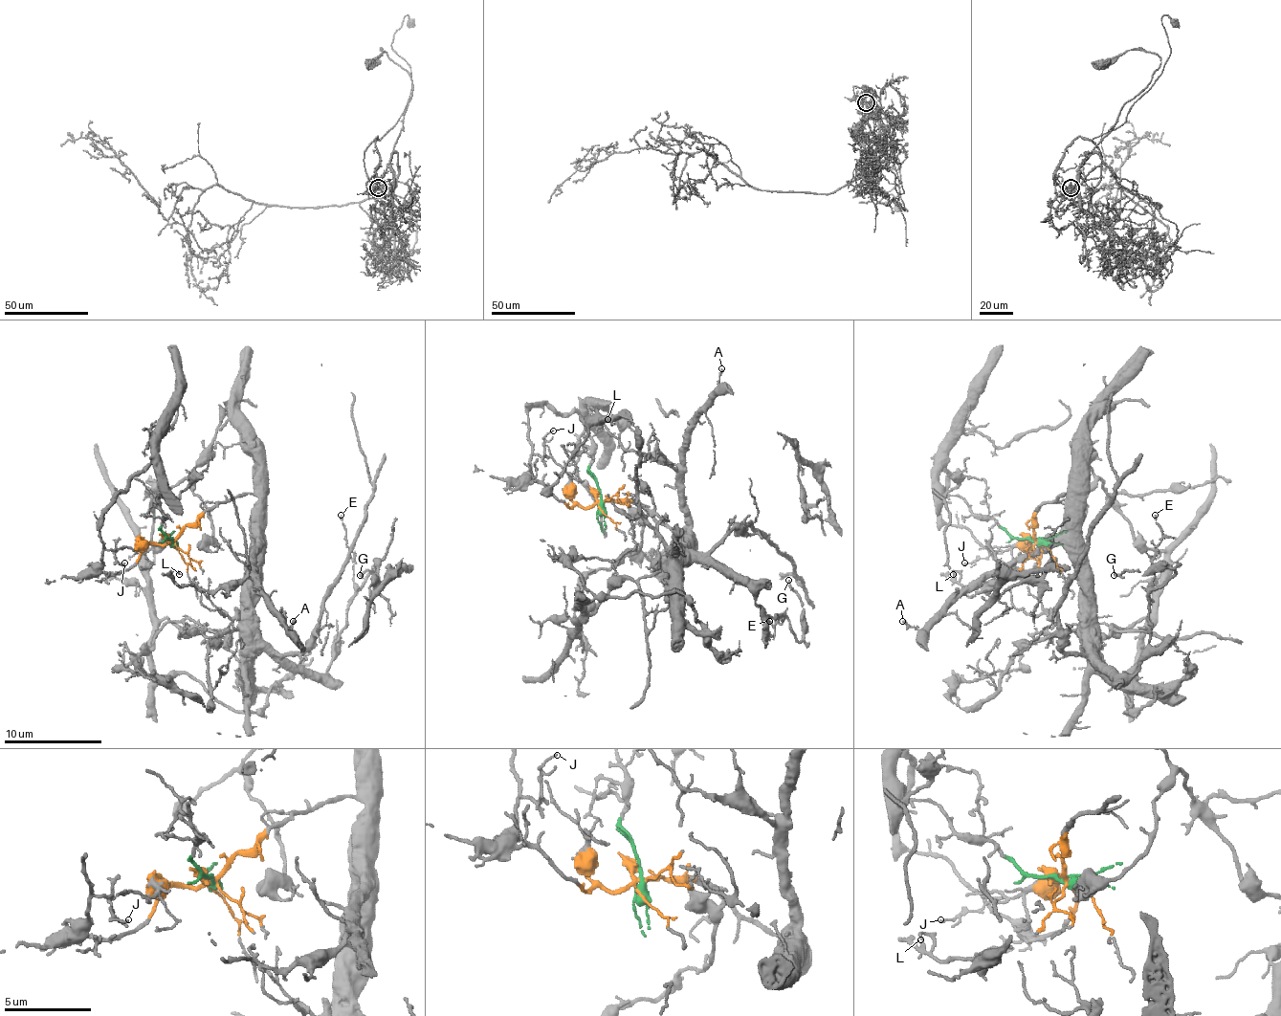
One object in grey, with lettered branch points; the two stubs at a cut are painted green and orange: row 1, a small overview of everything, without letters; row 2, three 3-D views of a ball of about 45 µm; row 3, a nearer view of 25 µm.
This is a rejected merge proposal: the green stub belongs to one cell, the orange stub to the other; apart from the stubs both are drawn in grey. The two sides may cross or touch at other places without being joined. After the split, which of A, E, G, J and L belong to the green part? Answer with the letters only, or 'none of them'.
J

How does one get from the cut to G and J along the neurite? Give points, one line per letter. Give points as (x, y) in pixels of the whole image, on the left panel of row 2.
G: (169, 541), (251, 493), (258, 499), (253, 629), (324, 674), (346, 606), (373, 571), (359, 576)
J: (172, 541), (160, 529), (160, 473), (145, 465), (99, 521), (105, 549), (125, 563)

